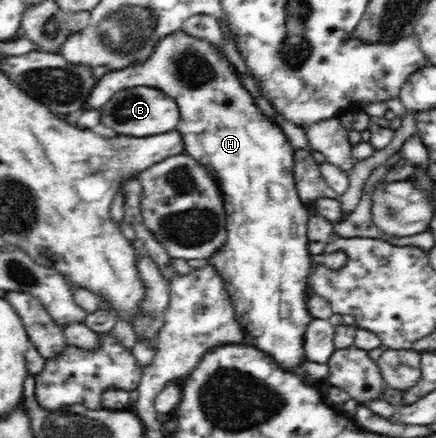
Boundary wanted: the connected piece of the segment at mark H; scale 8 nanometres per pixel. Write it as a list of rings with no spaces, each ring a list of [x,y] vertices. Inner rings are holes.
[[[178,30],[178,32],[174,32],[174,34],[168,34],[168,36],[162,36],[162,40],[158,40],[158,44],[154,44],[154,48],[152,48],[152,49],[151,49],[151,50],[150,50],[150,51],[148,51],[148,52],[147,52],[147,53],[149,53],[149,52],[150,52],[150,58],[148,58],[148,60],[146,60],[146,62],[144,62],[144,60],[142,60],[142,62],[138,62],[138,64],[132,64],[132,65],[131,65],[131,66],[128,66],[128,68],[122,68],[122,70],[112,70],[112,71],[108,71],[108,72],[107,72],[107,73],[105,73],[105,74],[104,74],[104,75],[103,75],[103,76],[102,76],[102,77],[101,77],[101,79],[100,79],[100,80],[97,80],[97,83],[96,83],[96,84],[95,84],[95,85],[94,85],[94,86],[93,86],[93,89],[92,89],[92,90],[91,90],[91,93],[90,93],[90,96],[87,96],[87,101],[86,101],[86,104],[85,104],[85,107],[84,107],[84,108],[83,108],[83,110],[92,110],[92,108],[97,108],[97,109],[100,109],[100,108],[101,108],[101,107],[103,107],[103,106],[104,106],[104,104],[106,104],[106,102],[108,102],[108,100],[110,100],[110,98],[112,98],[112,96],[114,96],[114,94],[116,94],[116,92],[118,92],[118,91],[121,91],[121,90],[122,90],[122,89],[124,89],[124,88],[126,88],[126,89],[127,89],[127,88],[132,88],[132,87],[135,87],[135,86],[145,86],[145,87],[154,87],[154,88],[157,88],[157,89],[160,89],[160,90],[162,90],[162,91],[164,91],[164,92],[165,92],[165,93],[166,93],[166,94],[167,94],[167,95],[168,95],[168,96],[171,96],[171,97],[172,97],[172,98],[173,98],[173,99],[174,99],[174,100],[175,100],[175,101],[176,101],[176,104],[177,104],[177,105],[178,105],[178,106],[179,106],[179,110],[180,110],[180,120],[179,120],[179,122],[178,122],[178,125],[177,125],[177,129],[176,129],[176,130],[177,130],[177,132],[178,132],[178,133],[180,133],[180,135],[181,135],[181,137],[182,137],[182,140],[183,140],[183,143],[184,143],[184,153],[186,153],[186,154],[187,154],[187,155],[188,155],[188,156],[191,156],[191,157],[192,157],[192,158],[194,158],[194,160],[197,160],[197,161],[198,161],[198,162],[199,162],[199,163],[200,163],[200,164],[201,164],[201,165],[202,165],[202,166],[204,166],[204,168],[208,168],[208,169],[209,169],[209,173],[210,173],[210,174],[211,174],[211,175],[212,175],[212,176],[213,176],[213,177],[214,177],[214,178],[215,178],[215,179],[216,179],[216,180],[217,180],[217,183],[218,183],[218,186],[219,186],[219,187],[220,187],[220,192],[221,192],[221,193],[222,193],[222,196],[223,196],[223,199],[224,199],[224,208],[225,208],[225,213],[226,213],[226,230],[227,230],[227,239],[226,239],[226,242],[225,242],[225,244],[224,244],[224,246],[223,246],[223,247],[222,247],[222,248],[220,248],[220,250],[217,250],[217,251],[216,251],[216,252],[215,252],[215,253],[214,253],[214,254],[213,254],[213,255],[212,255],[212,256],[211,256],[211,257],[210,257],[210,258],[209,258],[209,259],[207,259],[207,262],[208,262],[208,263],[209,263],[209,264],[210,264],[210,265],[212,265],[212,266],[214,266],[214,267],[215,267],[215,271],[216,271],[216,272],[217,272],[217,273],[218,273],[218,274],[219,274],[219,275],[220,275],[220,276],[221,276],[221,277],[222,277],[222,280],[223,280],[223,281],[224,281],[224,284],[225,284],[225,287],[226,287],[226,290],[227,290],[227,293],[228,293],[228,296],[229,296],[229,299],[230,299],[230,300],[231,300],[231,303],[232,303],[232,306],[233,306],[233,307],[234,307],[234,314],[235,314],[235,317],[236,317],[236,318],[237,318],[237,321],[238,321],[238,323],[240,323],[240,327],[242,327],[242,329],[244,329],[244,335],[246,335],[246,338],[247,338],[247,339],[246,339],[246,340],[245,340],[245,342],[244,342],[244,343],[243,343],[243,344],[244,344],[244,345],[246,345],[246,346],[250,346],[250,347],[254,347],[254,348],[257,348],[257,350],[260,350],[260,351],[261,351],[261,352],[264,352],[264,353],[266,353],[266,354],[268,354],[268,355],[269,355],[269,356],[270,356],[270,357],[271,357],[271,358],[272,358],[272,359],[273,359],[273,360],[274,360],[274,363],[276,363],[276,365],[278,365],[278,367],[280,367],[280,368],[282,368],[282,369],[286,369],[286,371],[290,371],[290,373],[296,373],[296,374],[299,374],[299,376],[301,376],[301,377],[302,377],[302,378],[304,378],[304,379],[306,379],[306,377],[304,377],[304,376],[302,376],[302,375],[300,375],[300,373],[297,373],[297,369],[298,369],[298,368],[299,368],[299,367],[300,367],[300,366],[301,366],[301,365],[302,365],[302,364],[303,364],[303,363],[304,363],[304,362],[305,362],[305,361],[306,361],[306,360],[307,360],[307,357],[306,357],[306,354],[305,354],[305,351],[304,351],[304,336],[305,336],[305,335],[306,335],[306,329],[308,329],[308,326],[309,326],[309,325],[310,325],[310,322],[312,322],[312,319],[313,319],[313,317],[312,317],[312,315],[311,315],[311,314],[310,314],[310,312],[309,312],[309,311],[308,311],[308,307],[307,307],[307,305],[306,305],[306,288],[308,288],[308,284],[309,284],[309,275],[310,275],[310,271],[311,271],[311,269],[312,269],[312,262],[311,262],[311,259],[310,259],[310,254],[309,254],[309,251],[308,251],[308,243],[309,243],[309,239],[308,239],[308,236],[307,236],[307,222],[308,222],[308,219],[309,219],[309,211],[308,211],[308,210],[307,210],[307,208],[306,208],[306,207],[305,207],[305,206],[304,206],[304,205],[303,205],[303,204],[302,204],[302,201],[301,201],[301,200],[300,200],[300,197],[299,197],[299,194],[298,194],[298,191],[297,191],[297,188],[296,188],[296,185],[295,185],[295,178],[294,178],[294,175],[293,175],[293,168],[294,168],[294,152],[295,152],[295,151],[294,151],[294,149],[293,149],[293,148],[292,148],[292,145],[290,145],[290,142],[289,142],[289,141],[288,141],[288,139],[286,139],[286,135],[284,135],[284,132],[283,132],[283,130],[282,130],[282,129],[281,129],[281,128],[280,128],[280,126],[278,126],[278,124],[277,124],[277,123],[276,123],[276,122],[275,122],[275,120],[270,120],[270,119],[268,119],[268,117],[267,117],[267,116],[264,116],[264,113],[263,113],[263,112],[262,112],[262,111],[261,111],[261,109],[260,109],[260,108],[259,108],[259,106],[258,106],[258,105],[257,105],[257,103],[256,103],[256,102],[255,102],[255,100],[253,100],[253,97],[252,97],[252,96],[251,96],[251,93],[250,93],[250,92],[249,92],[249,90],[246,90],[246,89],[245,89],[245,88],[244,88],[244,87],[243,87],[243,86],[242,86],[242,83],[241,83],[241,80],[240,80],[240,79],[239,79],[239,76],[238,76],[238,75],[237,75],[237,74],[238,74],[238,72],[237,72],[237,71],[236,71],[236,70],[235,70],[235,68],[234,68],[234,67],[233,67],[233,66],[232,66],[232,65],[231,65],[231,64],[230,64],[230,62],[228,62],[228,60],[227,60],[227,59],[226,59],[226,56],[225,56],[225,55],[224,55],[224,53],[223,53],[223,52],[222,52],[222,50],[221,50],[221,48],[214,48],[214,47],[213,47],[213,46],[212,46],[212,45],[211,45],[211,44],[209,44],[209,42],[206,42],[206,41],[205,41],[205,40],[204,40],[204,39],[203,39],[203,38],[196,38],[196,37],[195,37],[195,36],[190,36],[190,35],[189,35],[189,34],[186,34],[186,33],[185,33],[185,32],[184,32],[184,31],[183,31],[183,30]]]

